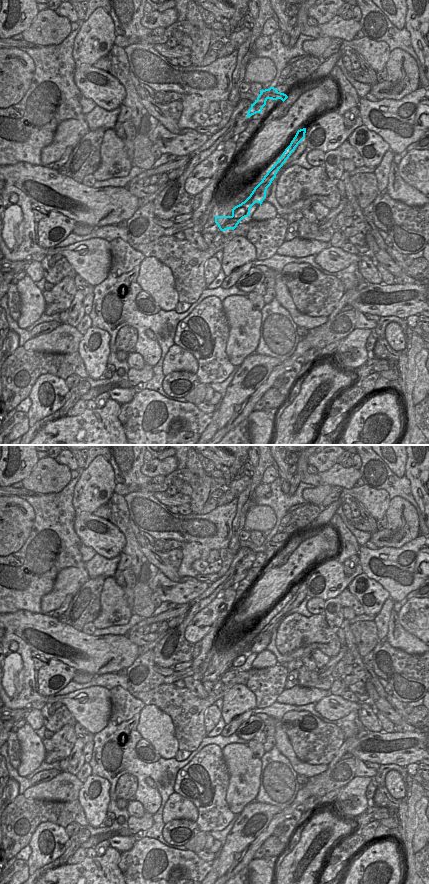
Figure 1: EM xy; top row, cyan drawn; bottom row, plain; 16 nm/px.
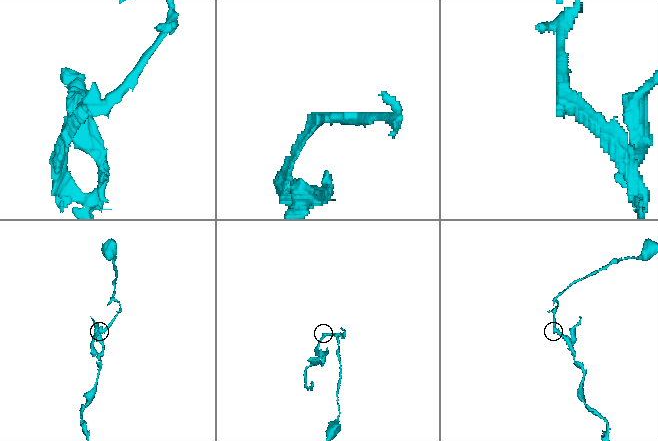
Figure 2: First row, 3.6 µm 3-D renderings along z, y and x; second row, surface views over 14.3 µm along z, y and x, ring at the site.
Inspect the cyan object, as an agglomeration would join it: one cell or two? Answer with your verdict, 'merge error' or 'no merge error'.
merge error

